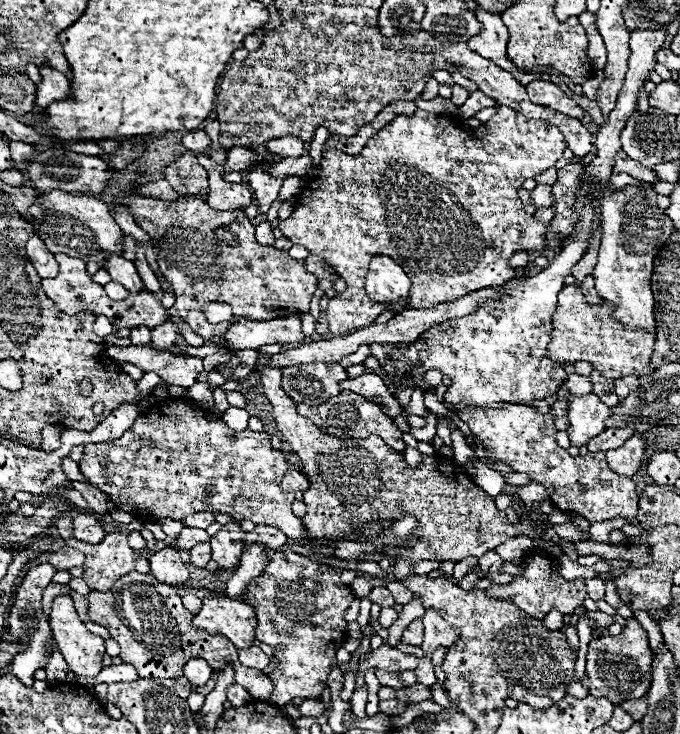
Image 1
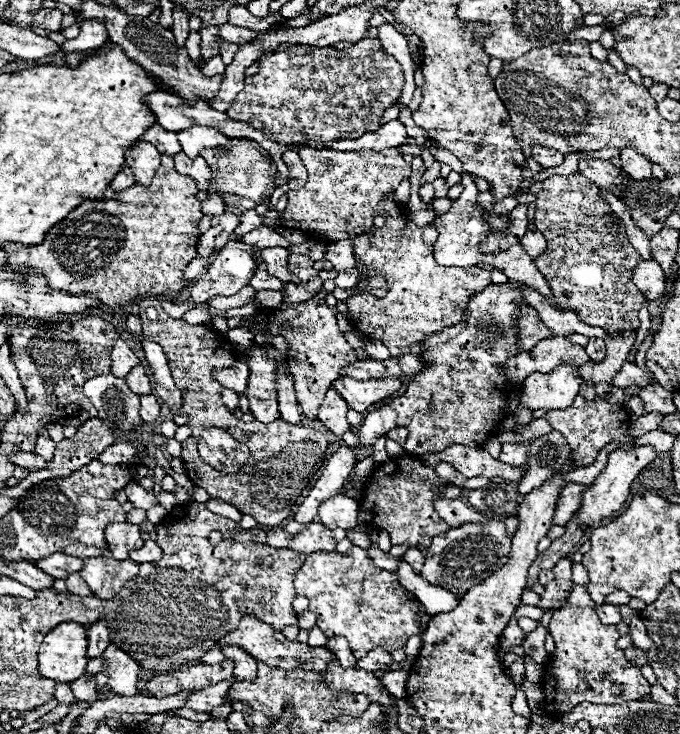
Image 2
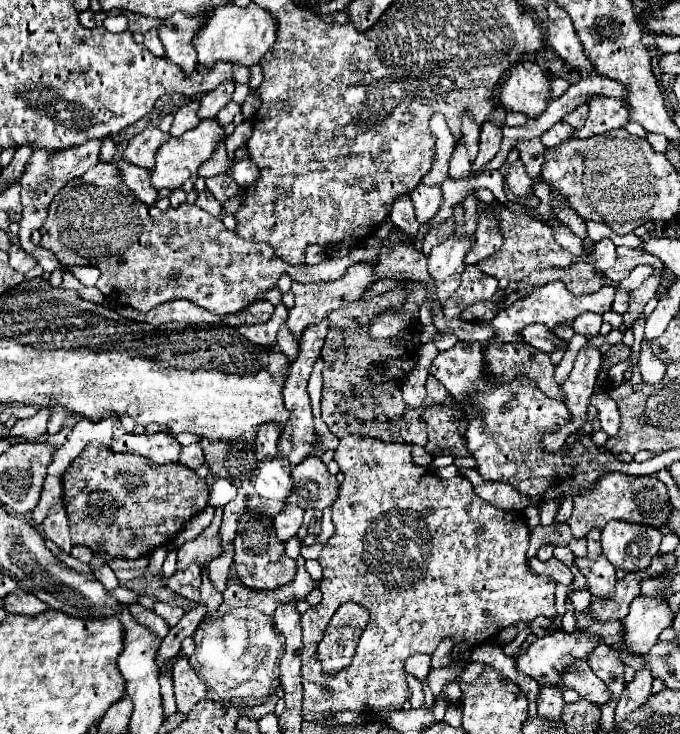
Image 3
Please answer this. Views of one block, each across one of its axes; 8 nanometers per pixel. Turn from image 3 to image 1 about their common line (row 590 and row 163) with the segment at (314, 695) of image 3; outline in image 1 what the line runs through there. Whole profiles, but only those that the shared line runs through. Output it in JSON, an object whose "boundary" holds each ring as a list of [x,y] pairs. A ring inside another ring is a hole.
{"boundary":[[[498,106],[498,112],[486,122],[486,132],[486,138],[478,140],[460,130],[460,124],[452,122],[448,116],[416,110],[410,118],[394,118],[394,122],[370,138],[364,150],[356,156],[346,156],[342,150],[324,152],[322,172],[298,194],[292,216],[280,220],[278,228],[292,244],[304,246],[312,254],[324,258],[336,268],[340,278],[346,280],[348,292],[338,294],[326,308],[332,336],[352,334],[362,326],[372,326],[374,318],[388,310],[382,304],[370,302],[364,290],[364,278],[374,254],[390,254],[412,280],[408,302],[398,306],[398,312],[402,312],[410,306],[434,308],[442,302],[460,300],[474,290],[502,286],[516,276],[516,270],[510,266],[510,258],[516,252],[546,250],[548,226],[526,214],[518,190],[524,180],[546,172],[562,158],[566,148],[562,132],[548,122],[530,120],[508,106]],[[498,192],[502,198],[500,202],[496,200]]]}

